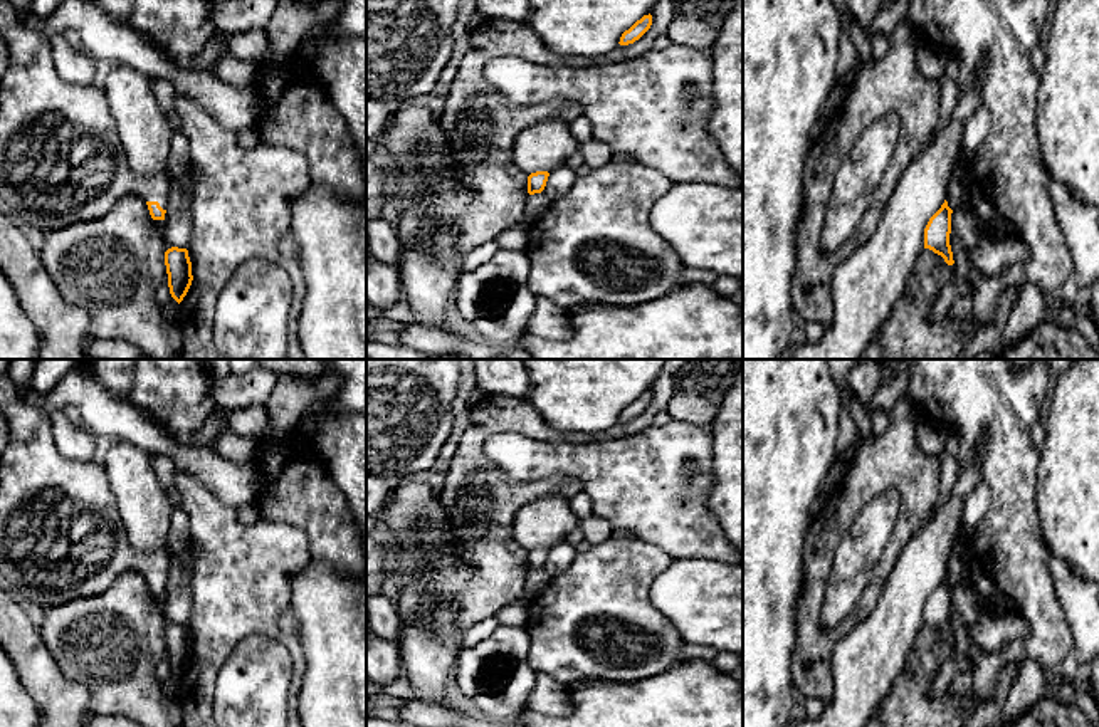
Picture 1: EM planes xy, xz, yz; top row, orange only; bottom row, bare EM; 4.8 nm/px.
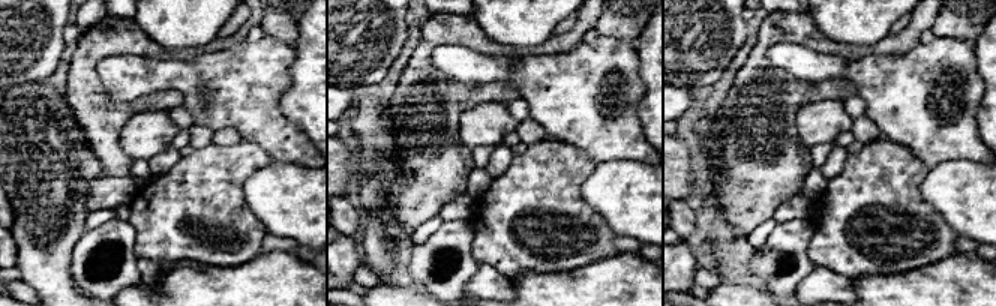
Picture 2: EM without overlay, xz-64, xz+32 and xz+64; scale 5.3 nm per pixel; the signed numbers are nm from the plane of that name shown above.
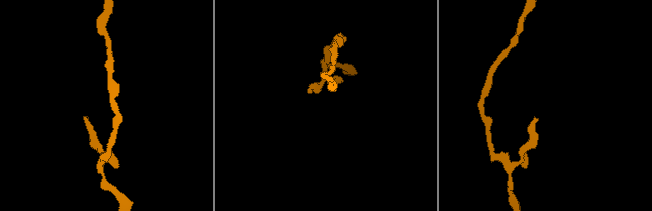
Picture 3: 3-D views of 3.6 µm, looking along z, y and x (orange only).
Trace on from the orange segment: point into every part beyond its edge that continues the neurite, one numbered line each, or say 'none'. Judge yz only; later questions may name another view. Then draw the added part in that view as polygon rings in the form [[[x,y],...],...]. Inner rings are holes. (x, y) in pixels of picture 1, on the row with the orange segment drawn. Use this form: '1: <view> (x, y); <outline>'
1: yz (957, 198); [[[968,165],[958,166],[951,175],[946,201],[949,208],[958,210],[966,205],[965,186],[971,168]]]

